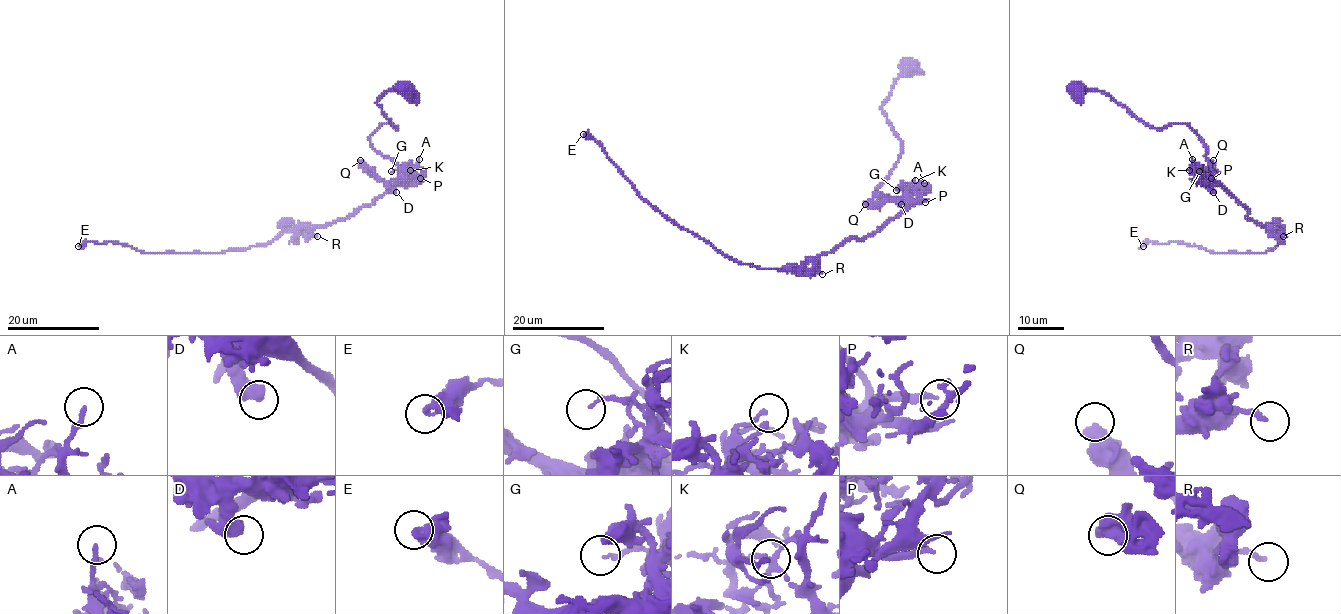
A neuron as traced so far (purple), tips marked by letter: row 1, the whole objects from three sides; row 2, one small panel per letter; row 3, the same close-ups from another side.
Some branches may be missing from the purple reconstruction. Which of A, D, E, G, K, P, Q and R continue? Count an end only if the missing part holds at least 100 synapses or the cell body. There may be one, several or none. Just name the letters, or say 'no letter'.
no letter

